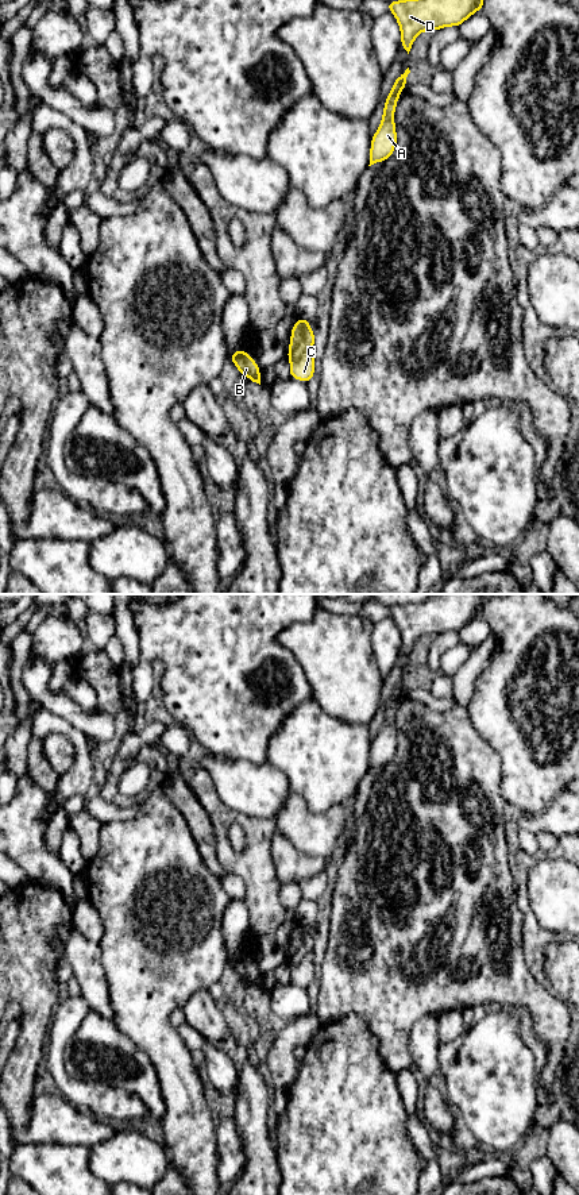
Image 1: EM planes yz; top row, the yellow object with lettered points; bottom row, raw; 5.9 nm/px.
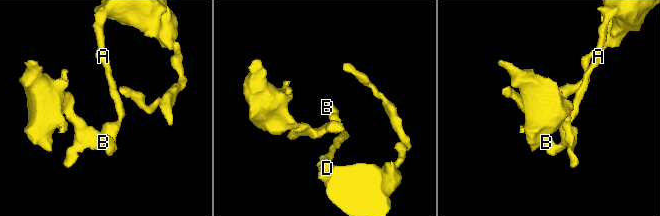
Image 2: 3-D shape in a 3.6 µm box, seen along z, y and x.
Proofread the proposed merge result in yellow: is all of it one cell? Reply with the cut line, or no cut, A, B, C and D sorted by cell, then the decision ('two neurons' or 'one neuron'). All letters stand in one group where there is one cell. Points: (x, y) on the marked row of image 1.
cut yz (312, 344), (290, 362); groups A B D / C; two neurons

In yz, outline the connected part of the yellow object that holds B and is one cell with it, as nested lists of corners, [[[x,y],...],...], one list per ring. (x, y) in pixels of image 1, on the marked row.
[[[242,348],[229,354],[240,374],[260,385],[260,371],[256,362]]]

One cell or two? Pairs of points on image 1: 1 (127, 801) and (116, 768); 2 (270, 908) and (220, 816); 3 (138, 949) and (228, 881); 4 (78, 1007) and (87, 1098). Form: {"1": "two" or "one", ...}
{"1": "one", "2": "one", "3": "two", "4": "one"}

